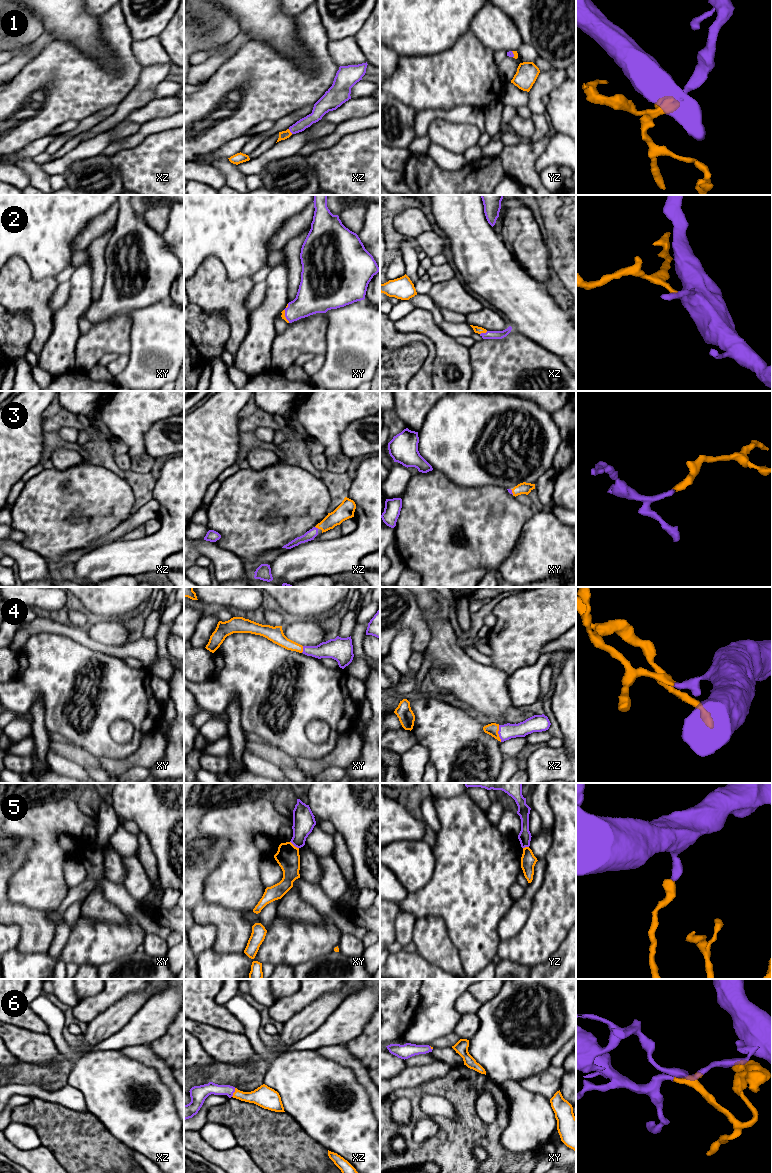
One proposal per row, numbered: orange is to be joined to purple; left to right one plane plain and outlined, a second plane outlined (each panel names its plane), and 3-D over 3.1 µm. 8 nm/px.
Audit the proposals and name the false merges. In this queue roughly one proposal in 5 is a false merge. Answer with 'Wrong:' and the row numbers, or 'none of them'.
Wrong: 5

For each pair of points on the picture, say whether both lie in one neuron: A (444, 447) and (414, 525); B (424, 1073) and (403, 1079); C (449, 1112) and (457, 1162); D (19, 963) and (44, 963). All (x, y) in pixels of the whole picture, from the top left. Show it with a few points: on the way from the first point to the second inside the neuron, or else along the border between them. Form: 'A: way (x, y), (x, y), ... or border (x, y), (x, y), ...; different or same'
A: border (433, 469), (443, 473), (454, 483); different
B: way (419, 1075), (408, 1079); same
C: border (431, 1116), (444, 1116), (450, 1119), (457, 1117); different
D: way (25, 963), (38, 963); same

